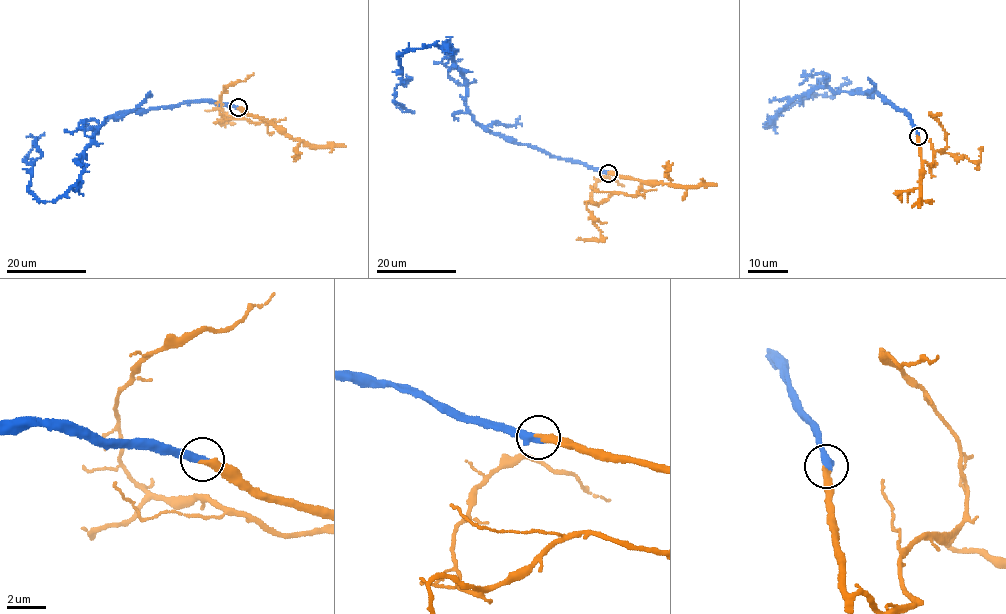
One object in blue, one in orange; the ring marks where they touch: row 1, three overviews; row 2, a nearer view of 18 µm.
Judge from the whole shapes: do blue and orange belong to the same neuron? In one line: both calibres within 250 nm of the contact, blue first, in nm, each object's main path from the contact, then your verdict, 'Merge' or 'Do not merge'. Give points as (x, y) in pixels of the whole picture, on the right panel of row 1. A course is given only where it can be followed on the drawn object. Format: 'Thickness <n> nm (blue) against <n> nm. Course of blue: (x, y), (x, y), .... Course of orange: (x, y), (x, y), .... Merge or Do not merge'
Thickness 440 nm (blue) against 340 nm. Course of blue: (918, 136), (906, 110), (870, 90), (811, 89), (768, 125), (805, 97), (832, 96), (847, 84), (842, 77). Course of orange: (918, 136), (920, 159), (929, 165), (935, 164), (936, 151), (943, 149), (977, 161), (980, 147). Merge

